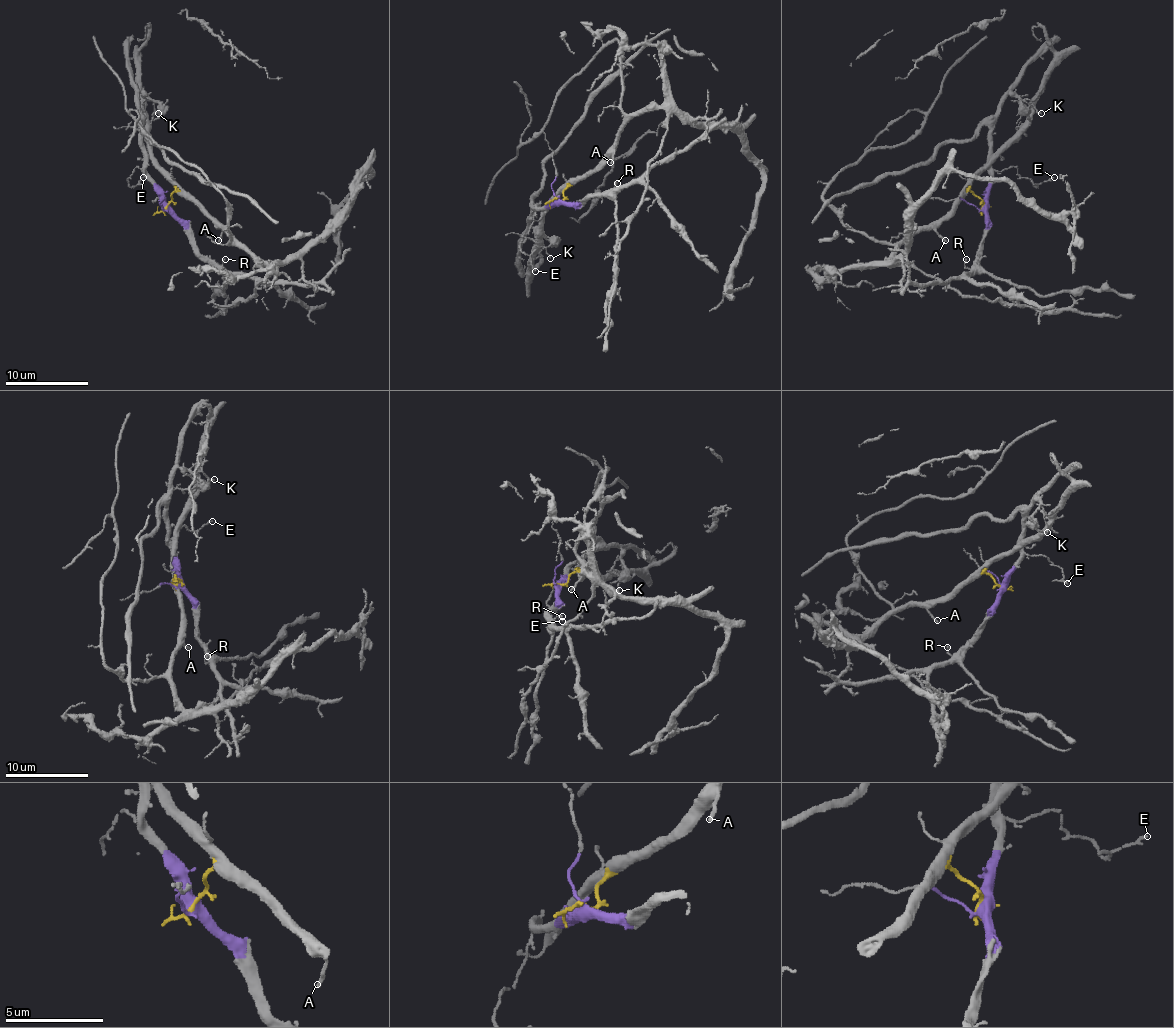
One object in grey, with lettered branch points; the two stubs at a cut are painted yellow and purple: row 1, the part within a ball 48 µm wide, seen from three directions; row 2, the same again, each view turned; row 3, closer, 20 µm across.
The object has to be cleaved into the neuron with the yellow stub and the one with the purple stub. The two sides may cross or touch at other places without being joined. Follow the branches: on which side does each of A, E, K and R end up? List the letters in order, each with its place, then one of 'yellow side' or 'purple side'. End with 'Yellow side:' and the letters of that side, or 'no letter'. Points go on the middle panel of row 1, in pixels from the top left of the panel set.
A: at (610, 162); yellow side
E: at (535, 271); purple side
K: at (550, 258); purple side
R: at (617, 183); purple side
Yellow side: A

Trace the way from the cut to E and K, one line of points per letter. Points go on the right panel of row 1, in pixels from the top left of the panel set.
E: (981, 207), (990, 178), (1008, 167), (1014, 167), (1035, 186), (1054, 178)
K: (981, 207), (990, 170), (992, 122), (998, 105), (1008, 95), (1017, 93), (1042, 113)

